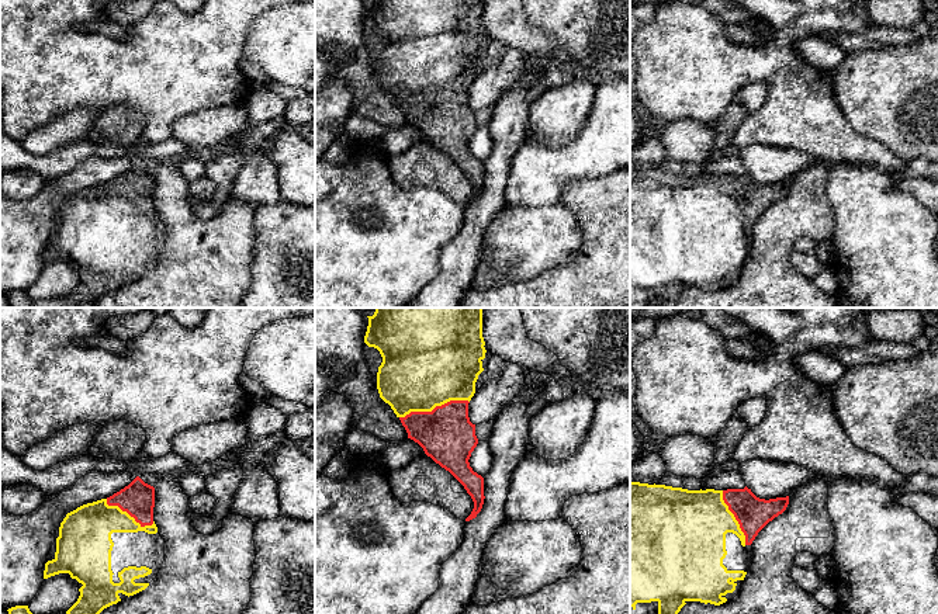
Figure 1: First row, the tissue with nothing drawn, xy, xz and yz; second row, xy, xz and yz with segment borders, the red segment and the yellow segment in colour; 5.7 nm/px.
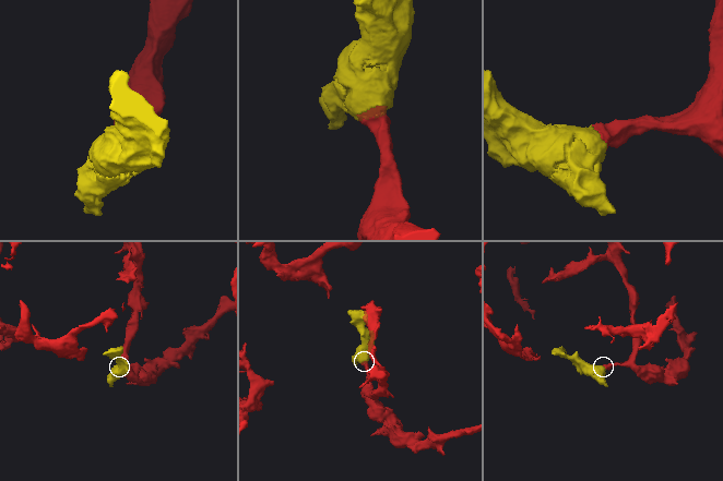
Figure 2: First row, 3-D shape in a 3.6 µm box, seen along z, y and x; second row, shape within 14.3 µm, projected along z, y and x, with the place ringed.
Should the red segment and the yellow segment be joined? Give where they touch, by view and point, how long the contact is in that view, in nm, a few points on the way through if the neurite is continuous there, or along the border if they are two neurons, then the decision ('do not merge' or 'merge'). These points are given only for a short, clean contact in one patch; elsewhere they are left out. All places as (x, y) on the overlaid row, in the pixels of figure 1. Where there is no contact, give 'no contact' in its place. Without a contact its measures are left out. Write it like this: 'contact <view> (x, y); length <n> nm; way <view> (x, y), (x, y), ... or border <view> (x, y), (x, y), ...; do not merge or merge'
contact xz (435, 408); length 420 nm; merge

